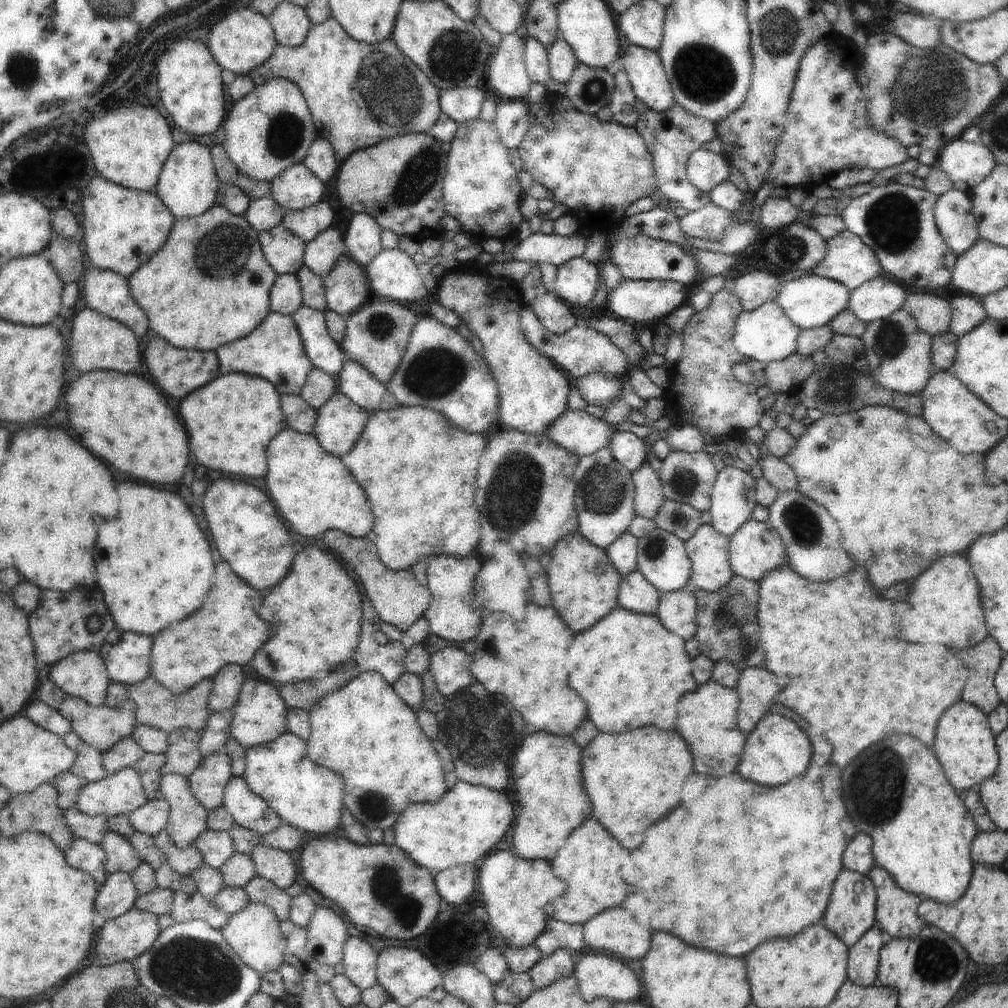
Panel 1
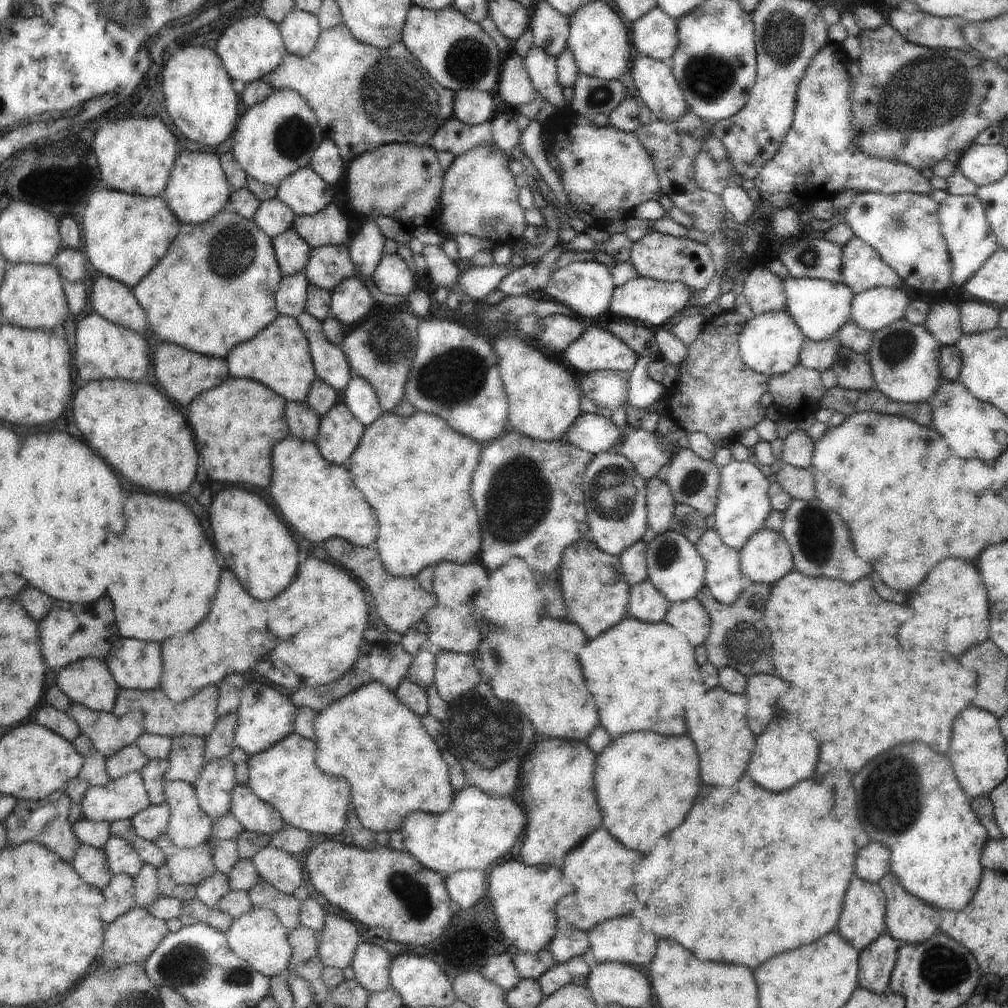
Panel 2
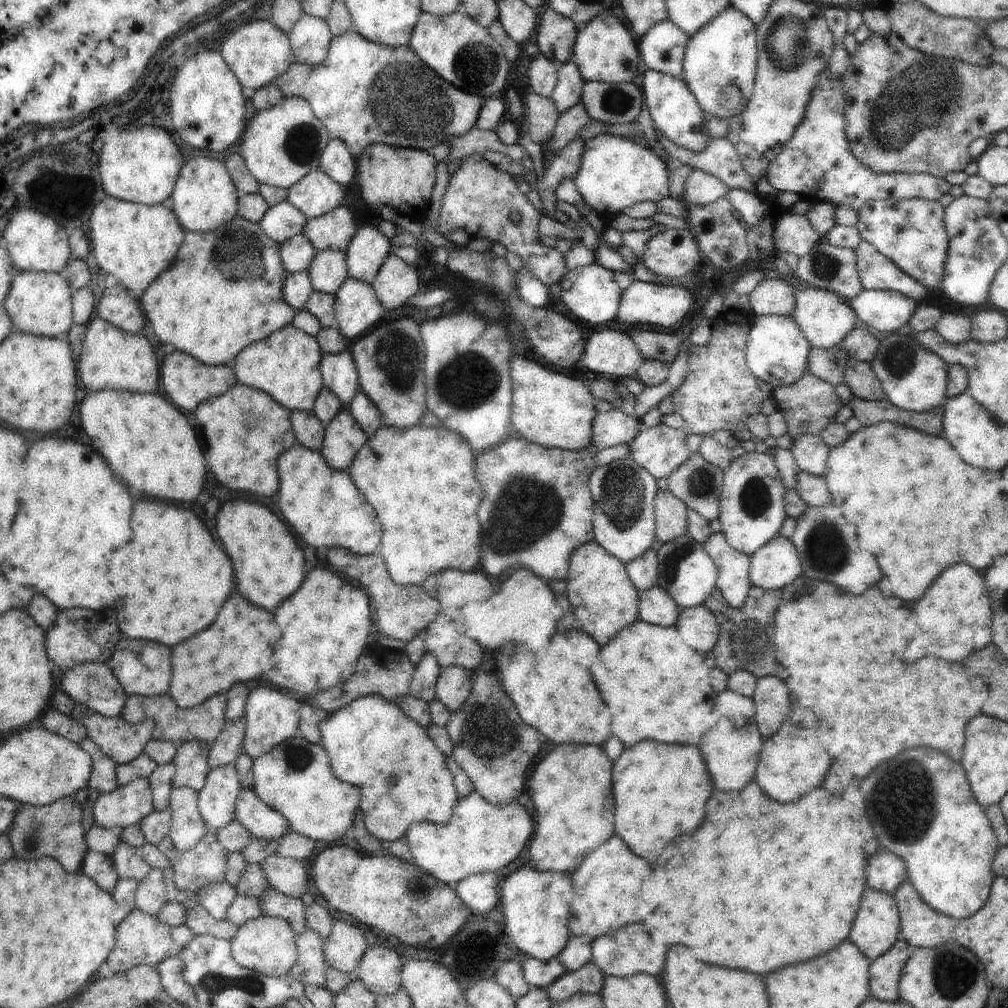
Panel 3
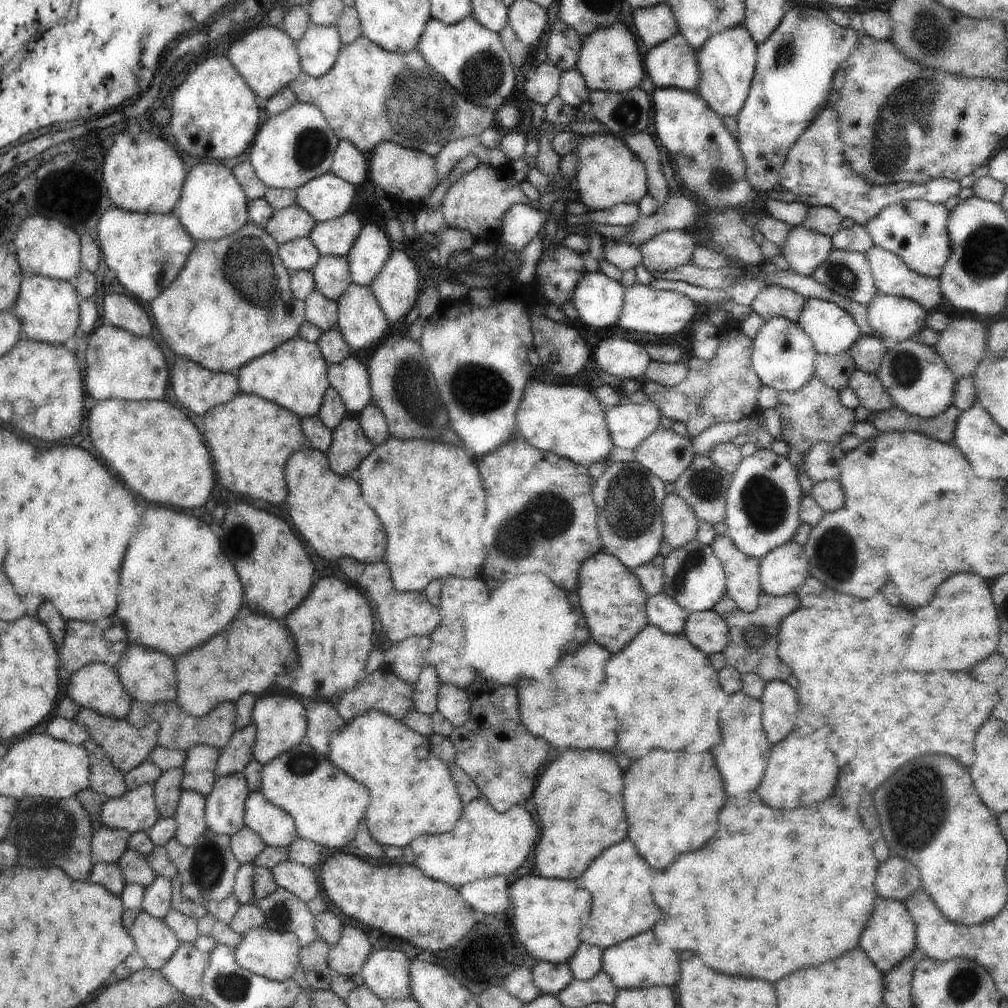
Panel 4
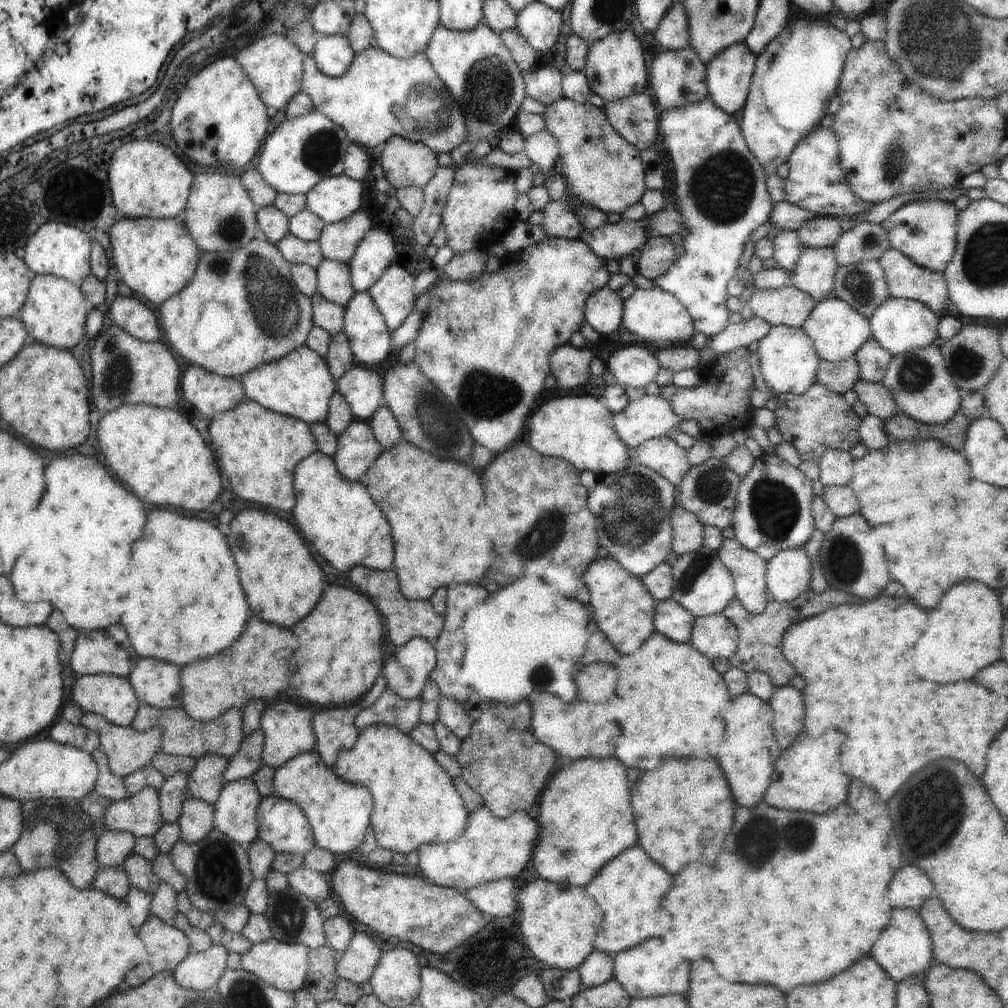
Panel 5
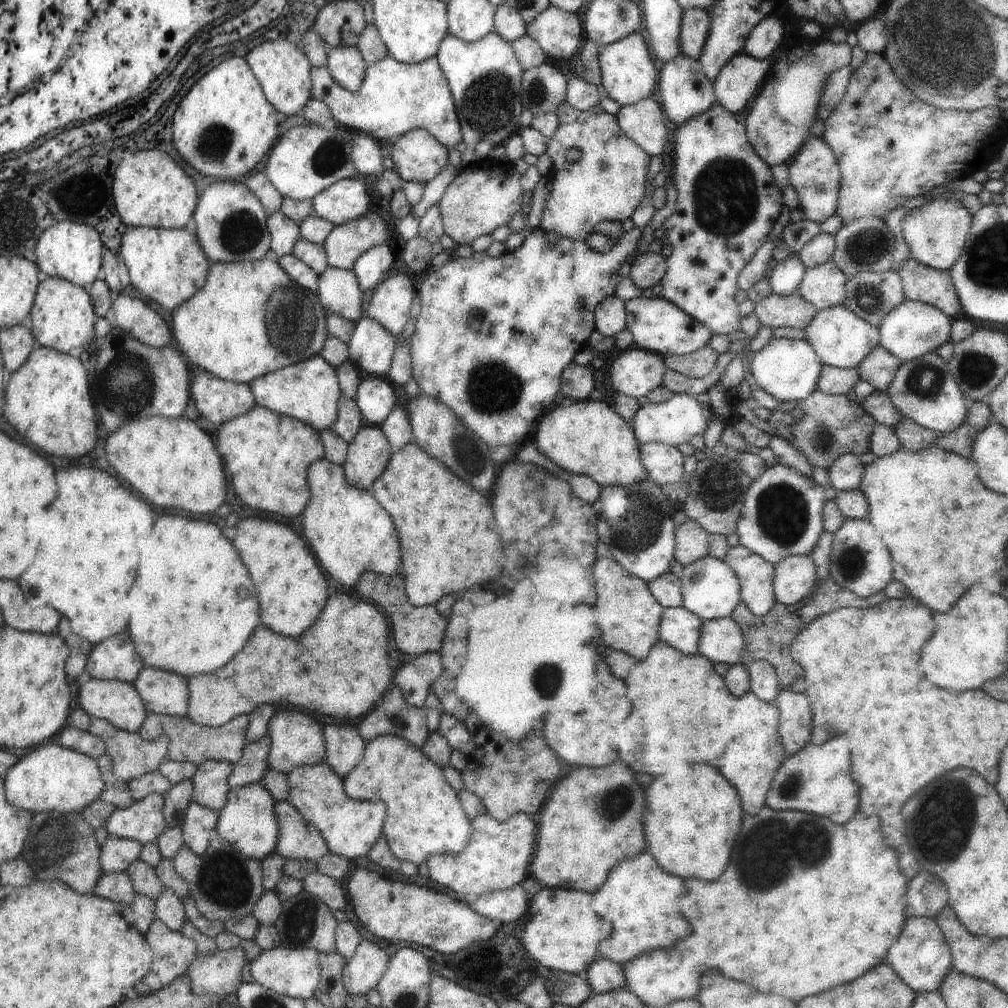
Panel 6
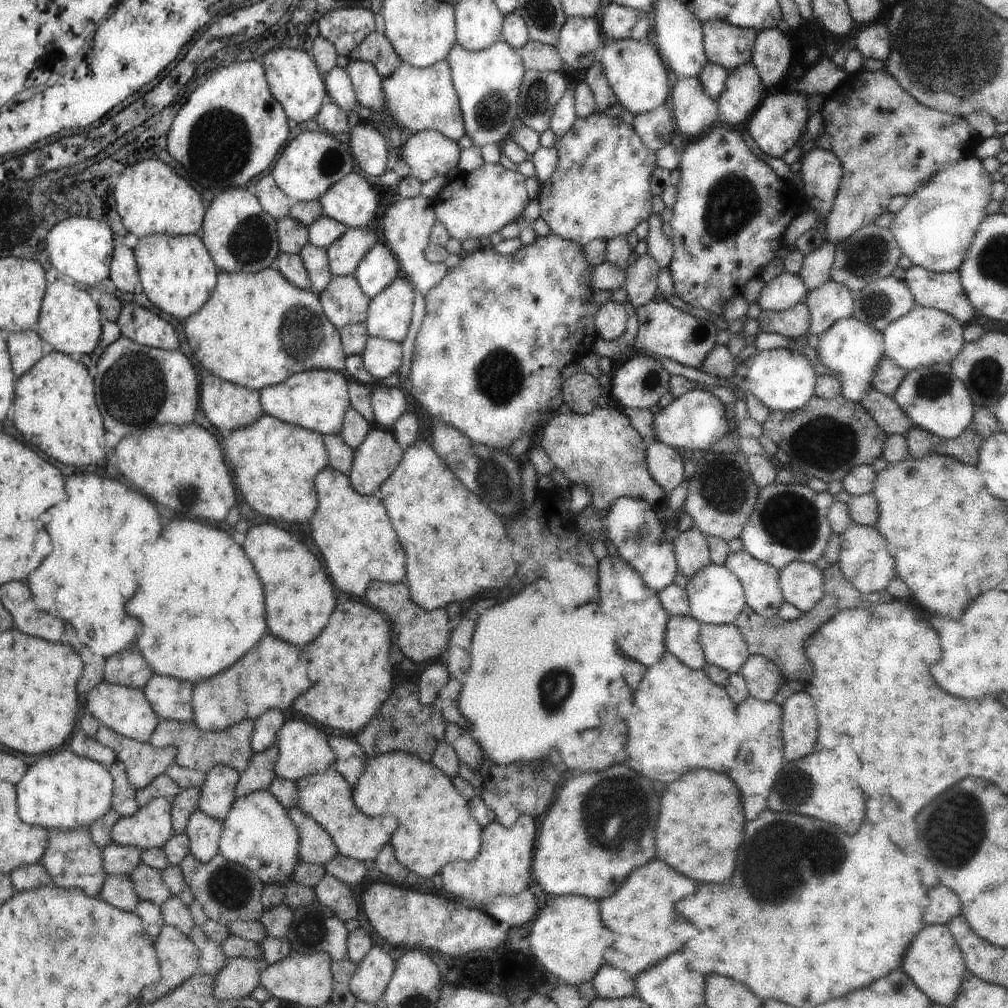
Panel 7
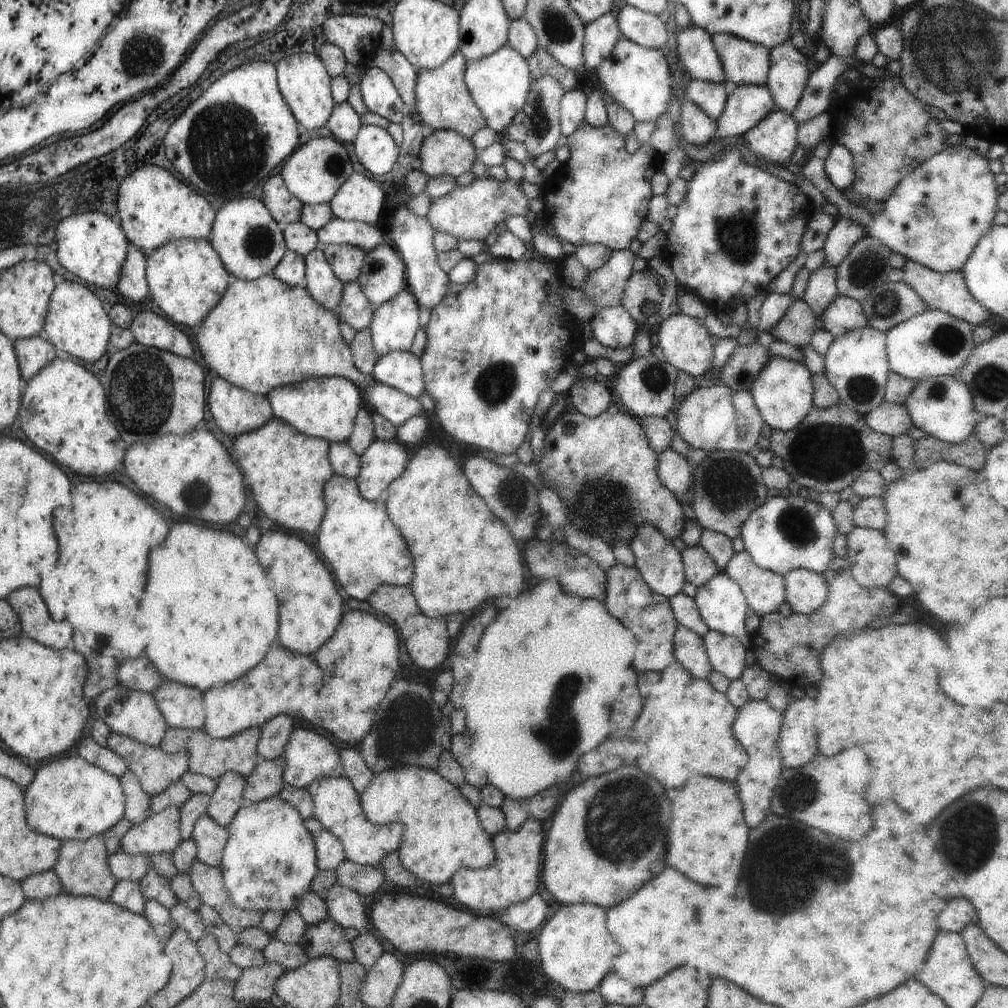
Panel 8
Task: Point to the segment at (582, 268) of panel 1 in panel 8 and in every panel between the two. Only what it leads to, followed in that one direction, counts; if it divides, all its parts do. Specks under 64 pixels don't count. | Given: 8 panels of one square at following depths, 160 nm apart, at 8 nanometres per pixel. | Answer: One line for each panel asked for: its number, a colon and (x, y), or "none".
2: (586, 287)
3: (590, 292)
4: (598, 300)
5: (603, 310)
6: (610, 317)
7: (611, 319)
8: (613, 327)

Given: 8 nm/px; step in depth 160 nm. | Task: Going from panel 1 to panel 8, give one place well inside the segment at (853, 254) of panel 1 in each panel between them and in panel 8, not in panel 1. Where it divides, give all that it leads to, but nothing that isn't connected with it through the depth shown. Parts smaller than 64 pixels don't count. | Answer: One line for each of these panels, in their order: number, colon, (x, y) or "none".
2: (862, 267)
3: (877, 272)
4: (891, 275)
5: (906, 280)
6: (920, 283)
7: (943, 291)
8: (947, 292)

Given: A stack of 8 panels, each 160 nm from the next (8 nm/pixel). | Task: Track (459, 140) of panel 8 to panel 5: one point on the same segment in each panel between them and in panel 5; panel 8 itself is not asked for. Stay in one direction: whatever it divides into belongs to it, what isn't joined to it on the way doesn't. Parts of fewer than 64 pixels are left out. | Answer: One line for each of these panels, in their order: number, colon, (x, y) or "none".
5: (405, 163)
6: (418, 156)
7: (429, 154)

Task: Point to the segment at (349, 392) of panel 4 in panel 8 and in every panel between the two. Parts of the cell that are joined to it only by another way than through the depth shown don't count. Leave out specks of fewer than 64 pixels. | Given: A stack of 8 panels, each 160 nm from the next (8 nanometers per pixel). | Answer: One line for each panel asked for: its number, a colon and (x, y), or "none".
5: (362, 389)
6: (375, 398)
7: (388, 404)
8: (390, 403)

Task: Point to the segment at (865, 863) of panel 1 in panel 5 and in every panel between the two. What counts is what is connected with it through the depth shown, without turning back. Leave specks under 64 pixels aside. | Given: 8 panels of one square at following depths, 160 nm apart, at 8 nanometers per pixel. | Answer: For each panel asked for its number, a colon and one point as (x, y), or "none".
2: (872, 863)
3: (886, 872)
4: (898, 878)
5: (910, 887)

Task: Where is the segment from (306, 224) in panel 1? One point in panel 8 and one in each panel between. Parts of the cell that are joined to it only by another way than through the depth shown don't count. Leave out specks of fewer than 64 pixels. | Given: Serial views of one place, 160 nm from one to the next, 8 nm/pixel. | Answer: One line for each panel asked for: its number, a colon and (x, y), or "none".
2: (328, 227)
3: (331, 231)
4: (336, 237)
5: (339, 241)
6: (346, 243)
7: (345, 255)
8: (347, 261)

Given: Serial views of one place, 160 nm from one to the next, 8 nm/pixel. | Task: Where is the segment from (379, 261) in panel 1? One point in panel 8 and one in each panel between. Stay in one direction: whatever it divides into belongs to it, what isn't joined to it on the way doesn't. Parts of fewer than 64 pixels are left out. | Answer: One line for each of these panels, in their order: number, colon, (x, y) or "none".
2: (392, 276)
3: (396, 281)
4: (396, 287)
5: (393, 293)
6: (390, 303)
7: (389, 313)
8: (394, 324)

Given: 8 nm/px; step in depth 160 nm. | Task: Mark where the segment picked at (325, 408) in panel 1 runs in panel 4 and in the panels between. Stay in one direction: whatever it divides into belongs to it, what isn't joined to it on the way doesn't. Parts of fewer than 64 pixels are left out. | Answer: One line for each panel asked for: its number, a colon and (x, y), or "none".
2: (340, 433)
3: (344, 437)
4: (350, 445)

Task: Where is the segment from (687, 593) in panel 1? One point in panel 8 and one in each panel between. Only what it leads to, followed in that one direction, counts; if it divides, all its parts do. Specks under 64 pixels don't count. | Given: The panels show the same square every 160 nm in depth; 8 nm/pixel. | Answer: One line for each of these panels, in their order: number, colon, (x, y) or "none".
2: (689, 616)
3: (699, 629)
4: (706, 630)
5: (714, 635)
6: (721, 641)
7: (723, 645)
8: (726, 654)

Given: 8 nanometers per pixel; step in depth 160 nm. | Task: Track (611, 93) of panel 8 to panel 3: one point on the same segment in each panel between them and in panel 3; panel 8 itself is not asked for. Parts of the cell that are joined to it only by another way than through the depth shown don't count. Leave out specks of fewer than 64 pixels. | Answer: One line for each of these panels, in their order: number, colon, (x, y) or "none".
3: (604, 50)
4: (608, 59)
5: (615, 68)
6: (628, 75)
7: (637, 75)

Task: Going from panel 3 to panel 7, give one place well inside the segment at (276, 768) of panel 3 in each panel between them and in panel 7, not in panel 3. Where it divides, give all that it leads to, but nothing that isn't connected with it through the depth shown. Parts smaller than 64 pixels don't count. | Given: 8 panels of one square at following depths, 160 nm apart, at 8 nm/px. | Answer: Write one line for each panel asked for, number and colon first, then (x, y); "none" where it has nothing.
4: (327, 806)
5: (339, 811)
6: (351, 827)
7: (325, 796)

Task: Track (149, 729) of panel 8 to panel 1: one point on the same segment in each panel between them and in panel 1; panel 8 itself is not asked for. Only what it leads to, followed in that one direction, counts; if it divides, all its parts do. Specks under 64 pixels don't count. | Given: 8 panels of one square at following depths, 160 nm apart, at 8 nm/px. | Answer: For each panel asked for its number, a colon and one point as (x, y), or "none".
1: (83, 674)
2: (90, 682)
3: (93, 685)
4: (97, 686)
5: (114, 697)
6: (119, 702)
7: (126, 710)

